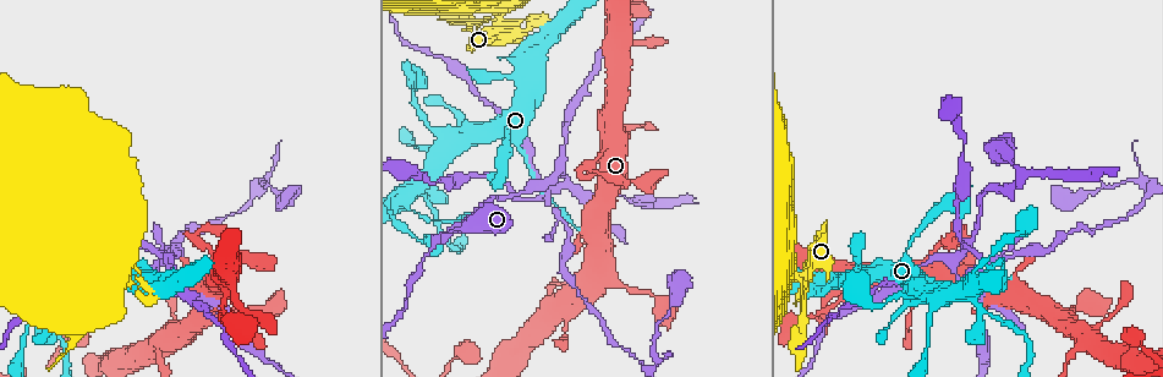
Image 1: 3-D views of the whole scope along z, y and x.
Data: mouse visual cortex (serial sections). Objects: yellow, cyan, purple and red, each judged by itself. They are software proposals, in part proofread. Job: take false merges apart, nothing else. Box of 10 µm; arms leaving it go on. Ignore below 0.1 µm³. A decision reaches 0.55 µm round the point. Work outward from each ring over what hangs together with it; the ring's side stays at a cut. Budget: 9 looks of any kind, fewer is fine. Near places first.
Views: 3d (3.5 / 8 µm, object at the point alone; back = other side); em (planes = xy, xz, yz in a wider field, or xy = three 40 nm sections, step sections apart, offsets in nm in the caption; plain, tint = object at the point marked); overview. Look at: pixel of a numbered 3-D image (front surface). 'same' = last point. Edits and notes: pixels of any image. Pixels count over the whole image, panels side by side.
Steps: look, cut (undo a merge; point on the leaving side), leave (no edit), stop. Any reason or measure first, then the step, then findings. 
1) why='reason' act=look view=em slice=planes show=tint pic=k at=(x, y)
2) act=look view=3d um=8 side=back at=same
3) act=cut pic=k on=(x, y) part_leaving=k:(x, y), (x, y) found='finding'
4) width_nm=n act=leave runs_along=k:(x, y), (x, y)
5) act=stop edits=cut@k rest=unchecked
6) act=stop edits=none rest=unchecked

why='four arms meet' act=look view=em slice=xy step=3 show=tint pic=1 at=(456, 142)

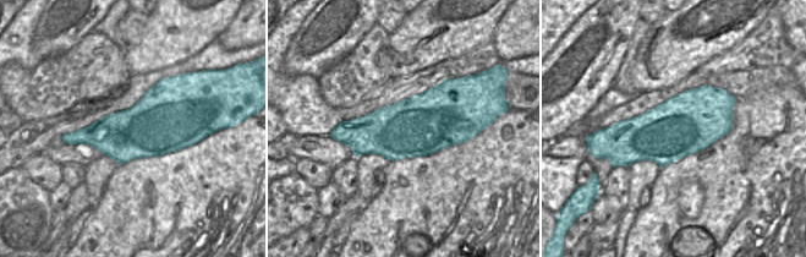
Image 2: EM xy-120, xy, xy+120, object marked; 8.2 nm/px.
act=look view=3d um=3.5 at=same

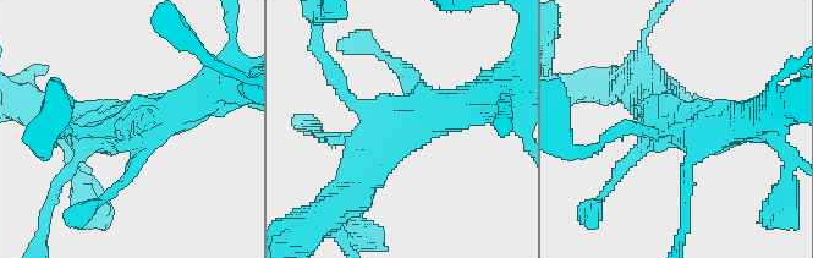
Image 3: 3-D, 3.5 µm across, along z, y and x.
act=leave runs_along=3:(471, 106), (422, 115), (355, 191) found='all the same cell'

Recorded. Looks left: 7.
act=look view=3d um=3.5 side=back pic=1 at=(802, 276)

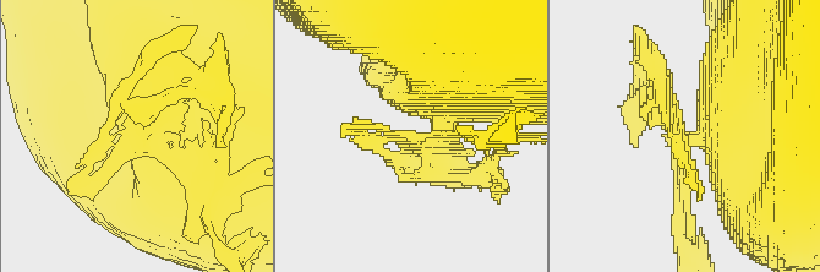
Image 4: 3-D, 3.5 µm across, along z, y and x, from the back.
act=look view=em slice=planes show=tint pic=4 at=(433, 132)

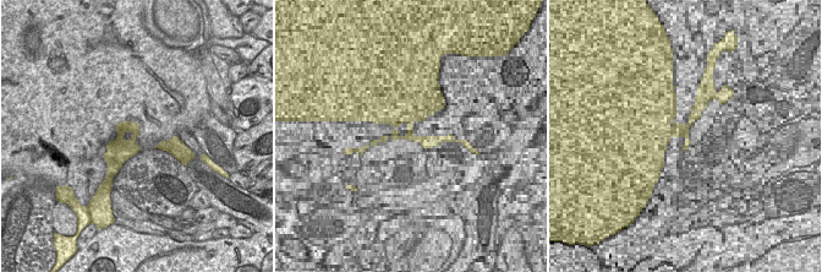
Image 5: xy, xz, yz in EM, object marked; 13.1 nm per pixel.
act=leave runs_along=4:(662, 72), (687, 136), (743, 121) found='all the same cell'

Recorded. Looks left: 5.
why='branch point' act=look view=3d um=8 pic=1 at=(436, 239)

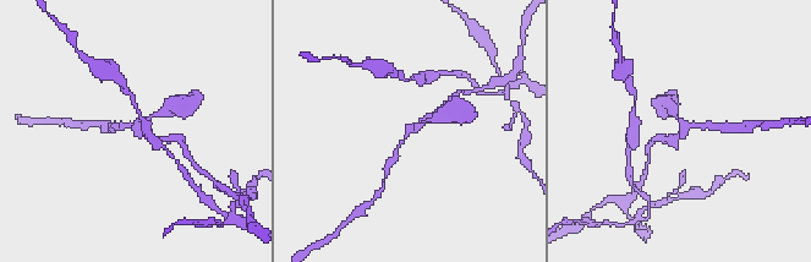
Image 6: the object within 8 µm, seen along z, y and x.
arms=3 arm_widths_nm=150,200,200 why='shape alone is not enough' act=look view=em slice=xy step=1 show=tint at=same

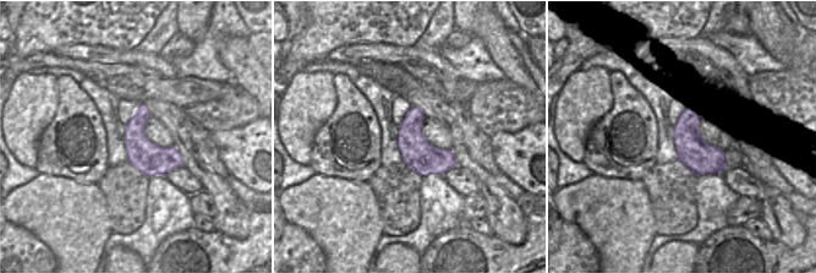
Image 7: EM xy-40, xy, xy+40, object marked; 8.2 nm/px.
act=leave runs_along=6:(164, 110), (136, 124), (160, 140) found='one cell here'

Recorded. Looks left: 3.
why='abrupt turn' act=look view=3d um=8 pic=1 at=(553, 188)

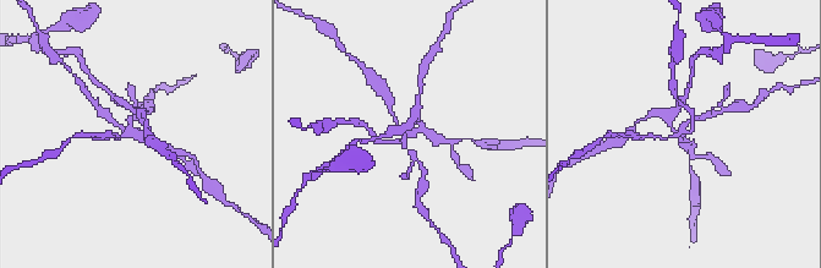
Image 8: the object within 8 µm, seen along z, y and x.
act=look view=3d um=3.5 at=same

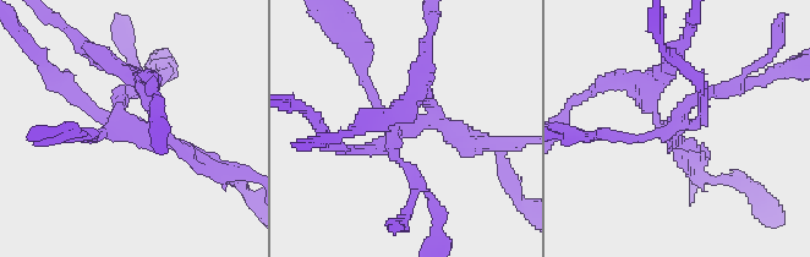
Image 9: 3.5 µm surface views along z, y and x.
why='now the EM' act=look view=em slice=xy step=1 show=tint pic=9 at=(405, 126)

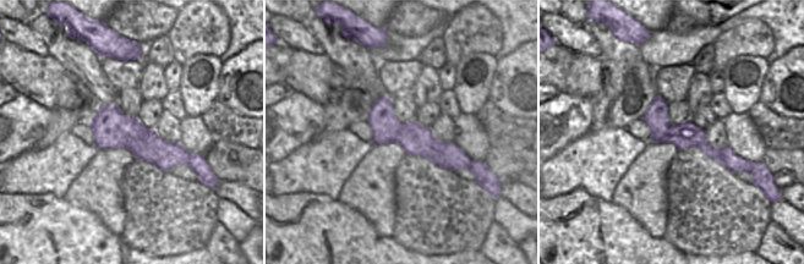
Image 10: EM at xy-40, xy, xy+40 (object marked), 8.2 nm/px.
act=cut pic=9 on=(679, 126) part_leaving=9:(668, 132), (700, 94), (740, 83) found='two cells meet here'

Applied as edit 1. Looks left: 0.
act=stop edits=cut@9 rest=unchecked

